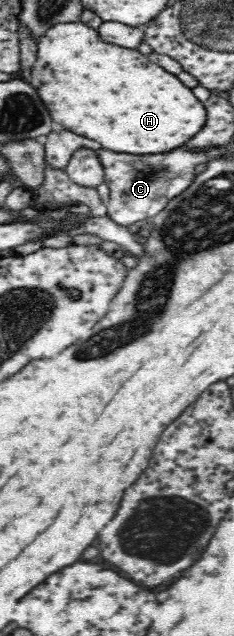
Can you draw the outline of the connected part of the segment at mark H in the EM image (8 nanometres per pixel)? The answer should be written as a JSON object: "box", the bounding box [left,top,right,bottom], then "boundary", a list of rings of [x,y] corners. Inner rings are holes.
{"box":[30,22,205,154],"boundary":[[[75,22],[75,23],[59,23],[55,26],[51,26],[47,30],[47,34],[41,38],[41,42],[37,44],[38,51],[36,54],[36,61],[30,68],[31,80],[30,85],[37,91],[39,98],[45,103],[47,110],[50,112],[52,119],[55,122],[65,127],[65,130],[70,130],[79,134],[79,136],[87,136],[95,142],[99,142],[103,148],[107,150],[119,152],[131,152],[131,154],[157,154],[157,152],[167,152],[171,148],[177,148],[181,144],[185,144],[187,140],[193,138],[195,132],[199,132],[205,124],[205,108],[203,104],[191,94],[191,90],[187,86],[183,86],[175,76],[167,74],[164,68],[153,64],[147,56],[143,56],[138,49],[123,48],[123,46],[117,46],[117,44],[109,44],[105,42],[97,29],[87,25],[86,23]]]}

